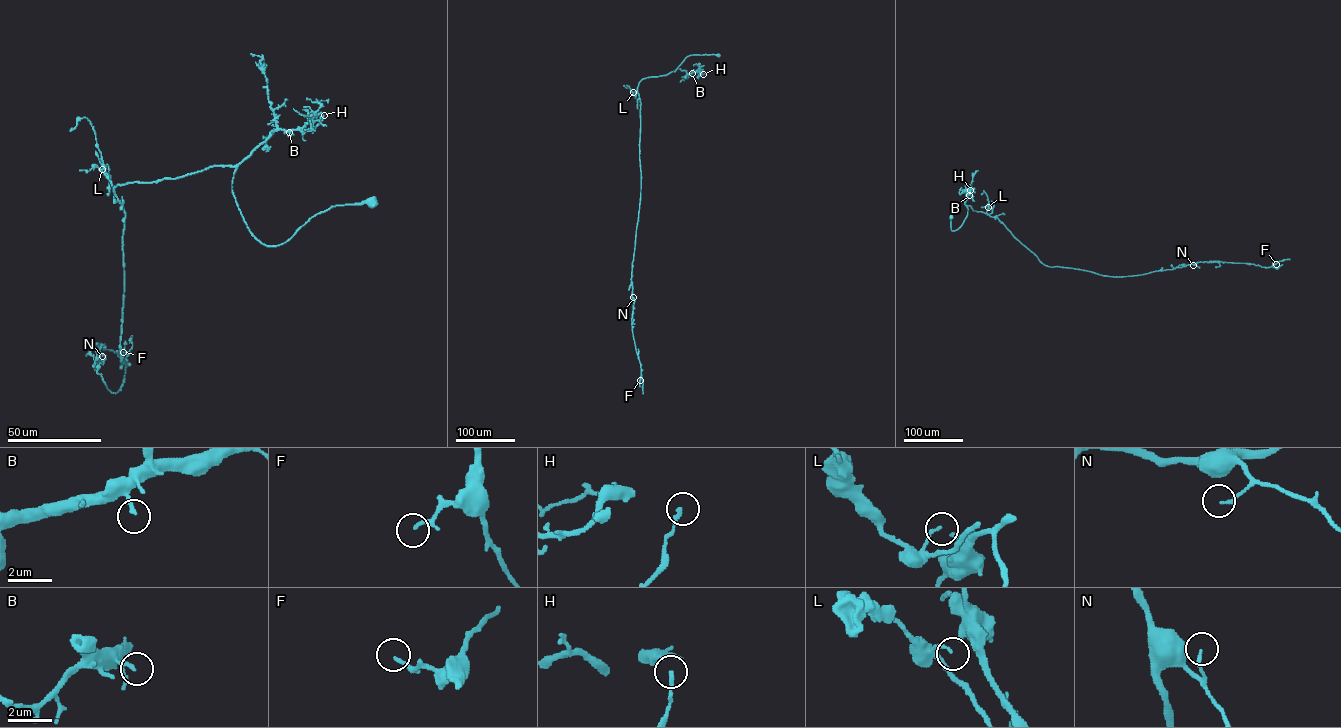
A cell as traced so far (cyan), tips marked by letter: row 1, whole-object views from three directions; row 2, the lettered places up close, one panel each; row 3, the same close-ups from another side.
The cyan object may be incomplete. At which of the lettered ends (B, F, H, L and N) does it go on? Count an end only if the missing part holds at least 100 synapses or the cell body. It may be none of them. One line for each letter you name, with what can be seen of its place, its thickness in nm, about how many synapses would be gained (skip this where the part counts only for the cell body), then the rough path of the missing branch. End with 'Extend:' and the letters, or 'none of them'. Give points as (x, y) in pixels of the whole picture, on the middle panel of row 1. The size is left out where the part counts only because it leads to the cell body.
Extend: none of them

